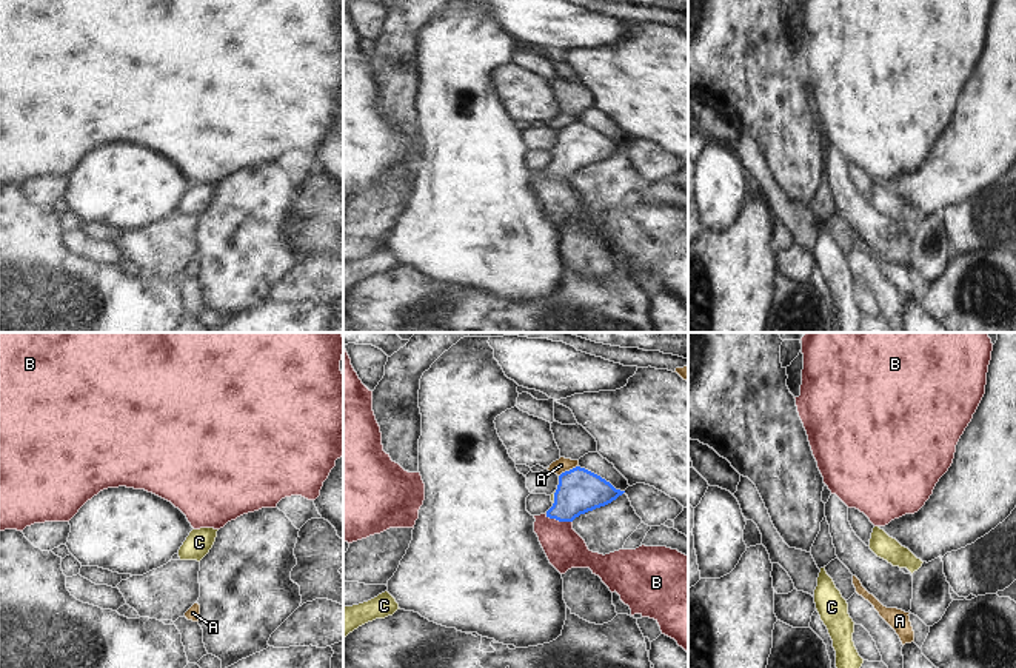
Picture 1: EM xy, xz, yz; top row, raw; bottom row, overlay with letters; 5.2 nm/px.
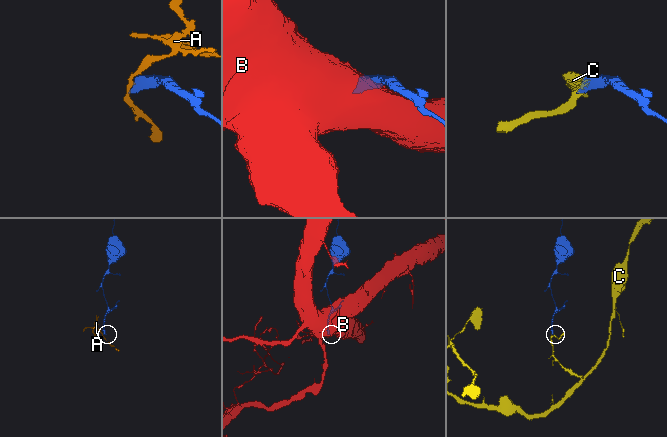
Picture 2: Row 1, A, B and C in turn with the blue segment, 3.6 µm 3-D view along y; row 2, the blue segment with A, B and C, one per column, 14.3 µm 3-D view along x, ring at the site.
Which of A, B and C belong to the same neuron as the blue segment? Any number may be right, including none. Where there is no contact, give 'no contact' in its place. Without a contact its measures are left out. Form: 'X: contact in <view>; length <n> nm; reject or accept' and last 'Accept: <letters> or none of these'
A: contact in xz; length 120 nm; reject
B: contact in xz; length 150 nm; reject
C: contact in xz; length 70 nm; accept
Accept: C

